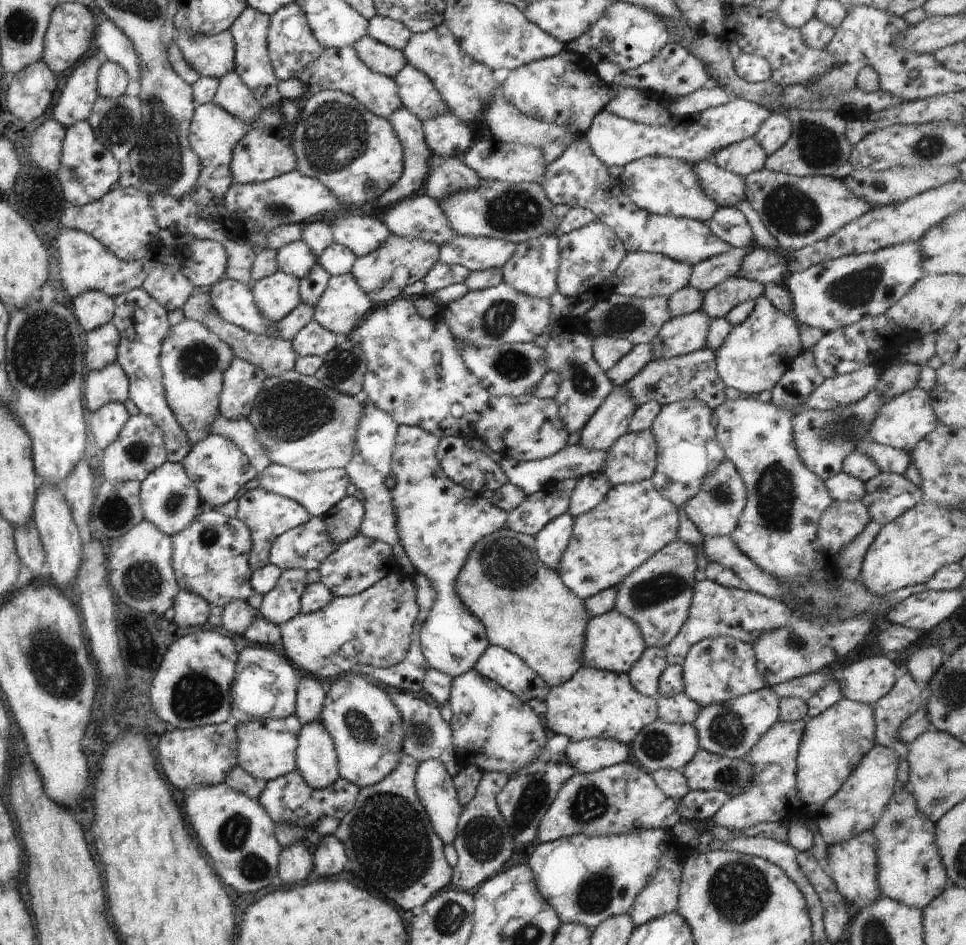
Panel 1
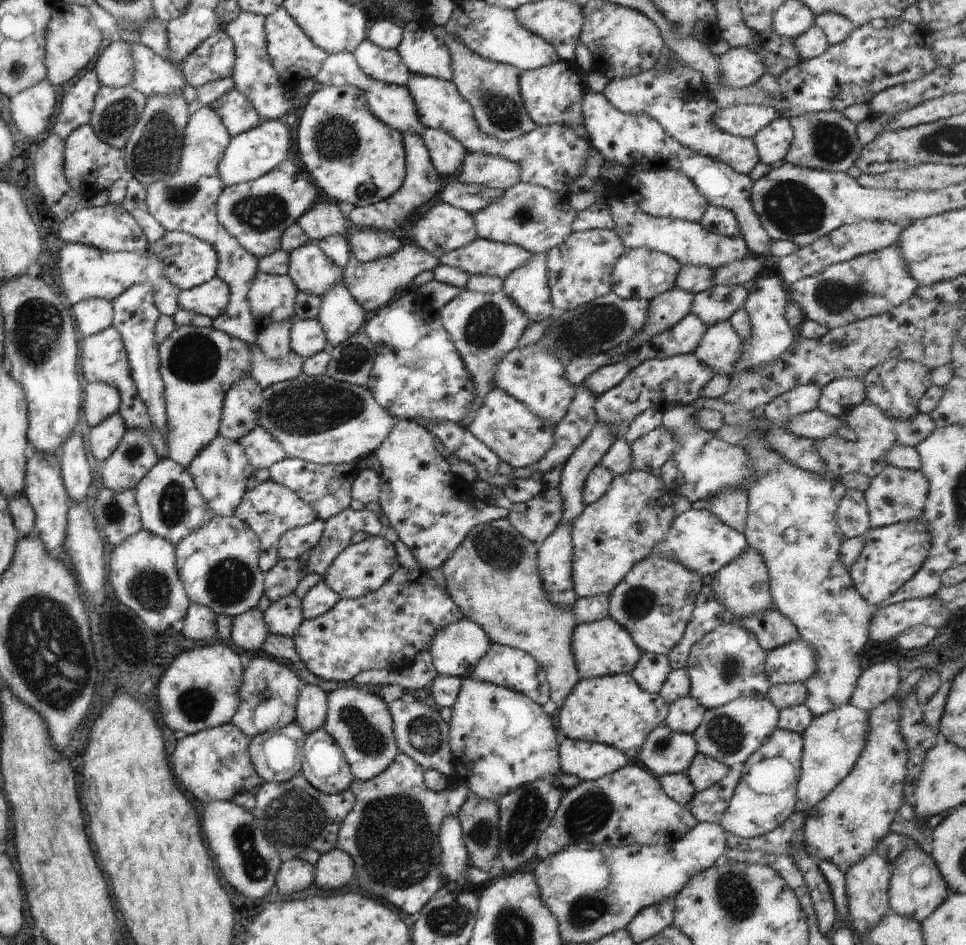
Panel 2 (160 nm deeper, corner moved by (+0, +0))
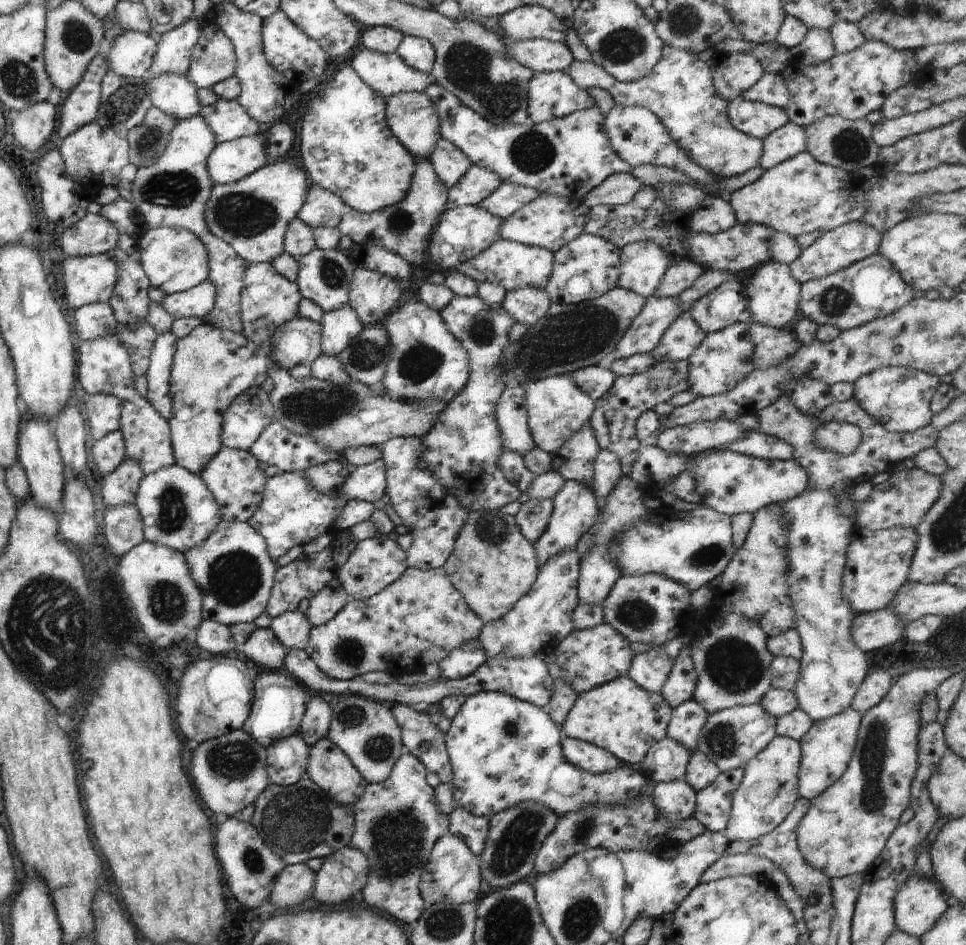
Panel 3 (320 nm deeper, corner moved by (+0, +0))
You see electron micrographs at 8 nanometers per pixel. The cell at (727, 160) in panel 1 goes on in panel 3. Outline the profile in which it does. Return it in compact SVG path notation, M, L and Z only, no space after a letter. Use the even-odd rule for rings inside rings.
M664 45L661 57L649 74L631 82L619 82L591 62L574 61L561 72L567 74L577 86L577 70L584 70L589 77L593 77L592 86L607 92L615 104L647 108L663 124L671 140L685 152L685 156L713 176L725 180L758 166L761 140L738 132L729 124L728 102L717 96L709 65L698 60L697 56Z

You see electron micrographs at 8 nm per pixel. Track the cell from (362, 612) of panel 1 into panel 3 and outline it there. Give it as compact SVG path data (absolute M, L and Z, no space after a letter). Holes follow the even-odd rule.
M406 567L397 581L385 590L364 600L347 602L328 622L310 626L303 650L315 666L332 679L344 681L371 671L399 676L419 672L429 663L437 664L453 648L466 646L469 640L478 638L482 626L481 620L465 605L463 596L449 583L442 568L421 571Z

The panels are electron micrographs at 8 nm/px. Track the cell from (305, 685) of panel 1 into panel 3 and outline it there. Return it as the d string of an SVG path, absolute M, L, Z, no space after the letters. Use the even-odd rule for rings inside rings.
M309 694L297 736L308 746L327 737L331 711L327 703L317 694Z

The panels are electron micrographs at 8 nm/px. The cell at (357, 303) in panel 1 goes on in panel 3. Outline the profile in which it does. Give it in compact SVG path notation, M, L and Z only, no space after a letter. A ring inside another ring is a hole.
M347 303L341 304L335 310L325 312L319 318L318 324L321 328L321 355L335 358L362 330L362 325Z

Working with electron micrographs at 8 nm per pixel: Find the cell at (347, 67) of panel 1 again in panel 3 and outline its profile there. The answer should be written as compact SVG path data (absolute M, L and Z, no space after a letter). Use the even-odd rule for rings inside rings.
M397 92L392 96L385 96L383 106L385 106L385 124L396 140L409 152L415 160L428 158L433 150L433 144L442 138L439 136L439 124L437 124L437 114L427 100L427 96L419 92Z

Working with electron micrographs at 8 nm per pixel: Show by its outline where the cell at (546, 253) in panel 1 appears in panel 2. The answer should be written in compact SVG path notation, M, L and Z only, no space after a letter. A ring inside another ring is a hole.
M532 253L523 266L502 280L502 291L532 324L541 322L555 312L550 303L547 284L546 255Z

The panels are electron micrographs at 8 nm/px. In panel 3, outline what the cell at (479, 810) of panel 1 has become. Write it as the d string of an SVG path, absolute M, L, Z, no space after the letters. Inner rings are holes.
M455 807L447 816L448 831L458 836L477 857L483 848L488 833L488 820L474 817L464 809Z

